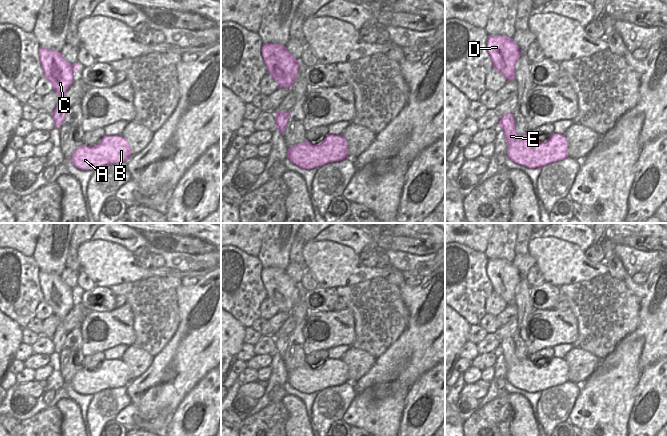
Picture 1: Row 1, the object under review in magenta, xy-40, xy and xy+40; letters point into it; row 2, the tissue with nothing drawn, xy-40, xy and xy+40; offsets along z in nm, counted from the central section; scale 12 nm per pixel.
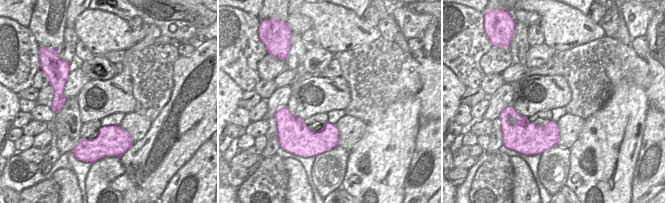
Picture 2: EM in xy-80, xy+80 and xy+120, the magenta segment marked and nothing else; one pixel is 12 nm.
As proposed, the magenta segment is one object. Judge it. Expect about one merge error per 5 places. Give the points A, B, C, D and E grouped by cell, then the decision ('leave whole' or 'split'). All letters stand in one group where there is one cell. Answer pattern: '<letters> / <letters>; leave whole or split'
A B C D E; leave whole

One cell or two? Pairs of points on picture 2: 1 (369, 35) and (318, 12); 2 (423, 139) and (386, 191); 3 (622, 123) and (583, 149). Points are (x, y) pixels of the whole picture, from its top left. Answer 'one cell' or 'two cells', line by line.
1: one cell
2: two cells
3: one cell

